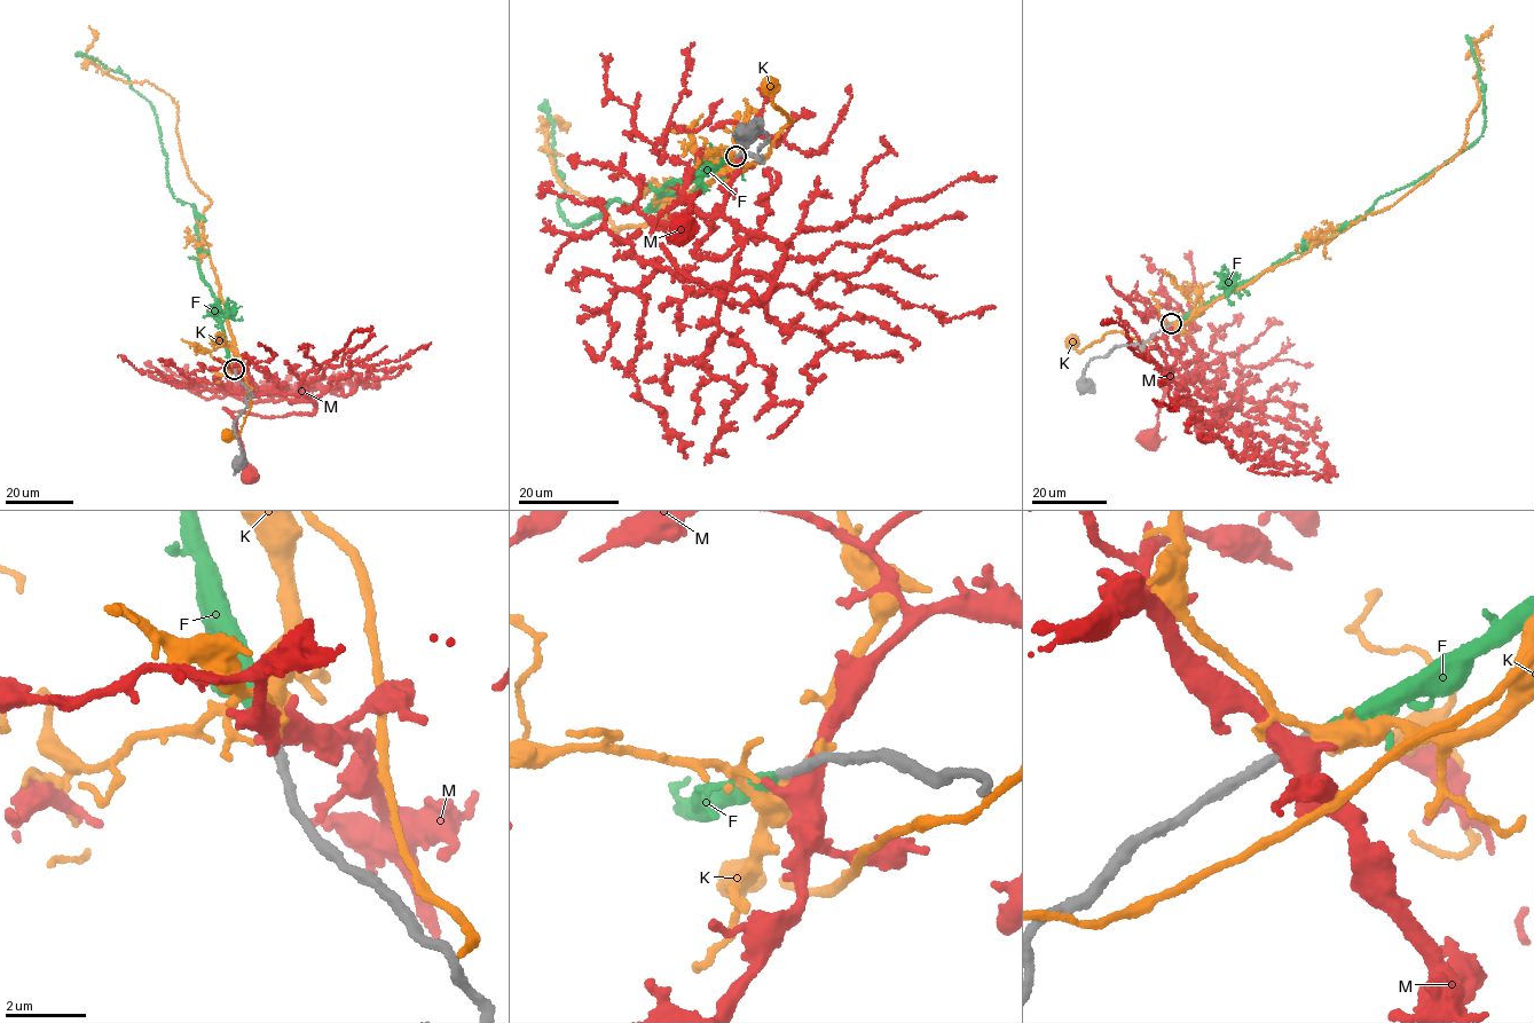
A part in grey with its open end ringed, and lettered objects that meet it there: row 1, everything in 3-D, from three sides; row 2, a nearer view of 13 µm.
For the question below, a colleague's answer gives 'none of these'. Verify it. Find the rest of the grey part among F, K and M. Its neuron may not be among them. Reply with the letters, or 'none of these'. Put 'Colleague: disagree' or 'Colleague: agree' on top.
Colleague: agree
none of these

